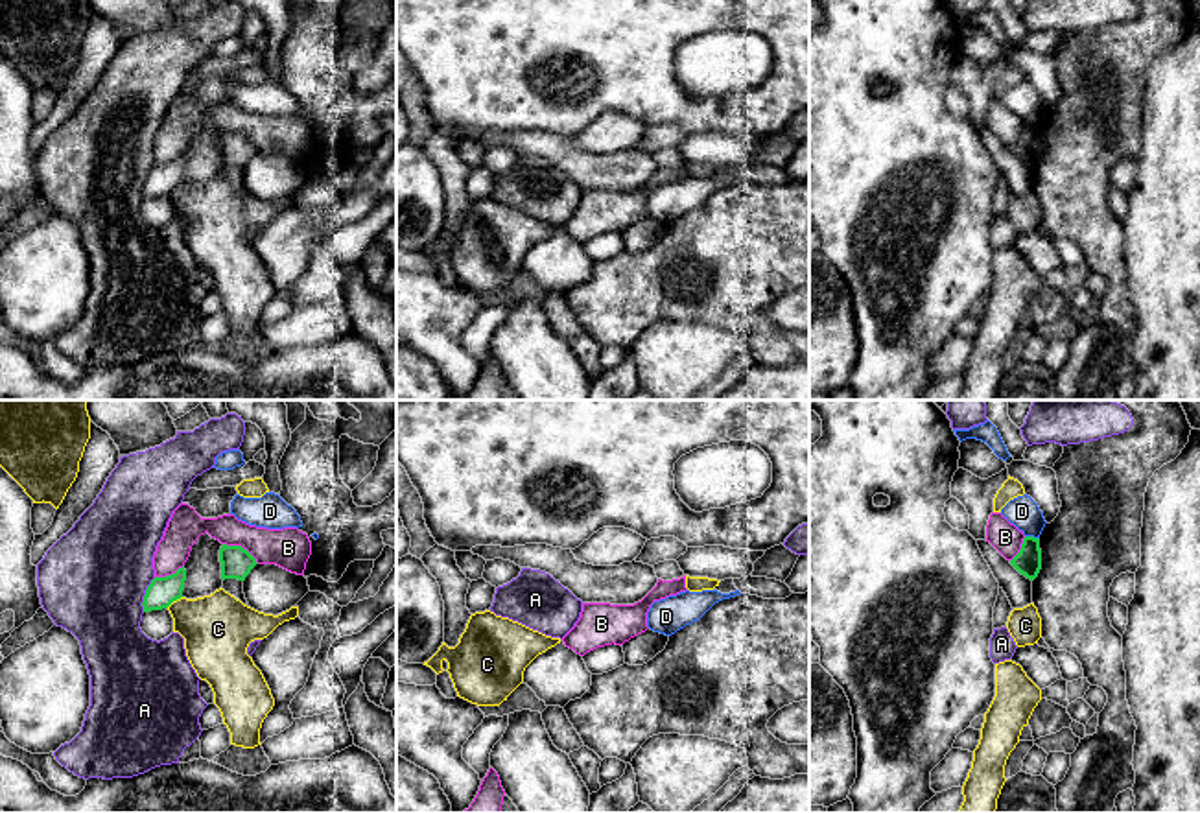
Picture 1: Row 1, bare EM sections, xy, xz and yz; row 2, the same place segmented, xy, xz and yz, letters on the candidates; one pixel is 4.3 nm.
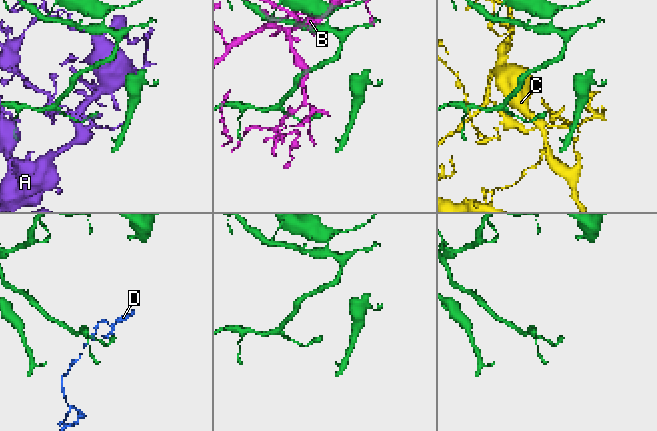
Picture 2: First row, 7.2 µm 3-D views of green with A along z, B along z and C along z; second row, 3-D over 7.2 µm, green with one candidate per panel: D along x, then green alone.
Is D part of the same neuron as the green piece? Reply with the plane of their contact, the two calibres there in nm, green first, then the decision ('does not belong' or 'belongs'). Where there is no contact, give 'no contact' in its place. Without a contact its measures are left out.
contact in yz; calibres 110 and 140 nm; does not belong

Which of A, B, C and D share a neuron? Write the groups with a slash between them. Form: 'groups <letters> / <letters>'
groups A / B / C / D

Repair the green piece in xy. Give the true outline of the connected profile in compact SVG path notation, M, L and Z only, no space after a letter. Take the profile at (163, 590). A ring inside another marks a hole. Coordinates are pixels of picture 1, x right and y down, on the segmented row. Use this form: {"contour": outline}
{"contour": "M184 566L166 577L155 577L144 595L144 612L168 608L173 601L182 597L186 581Z"}

